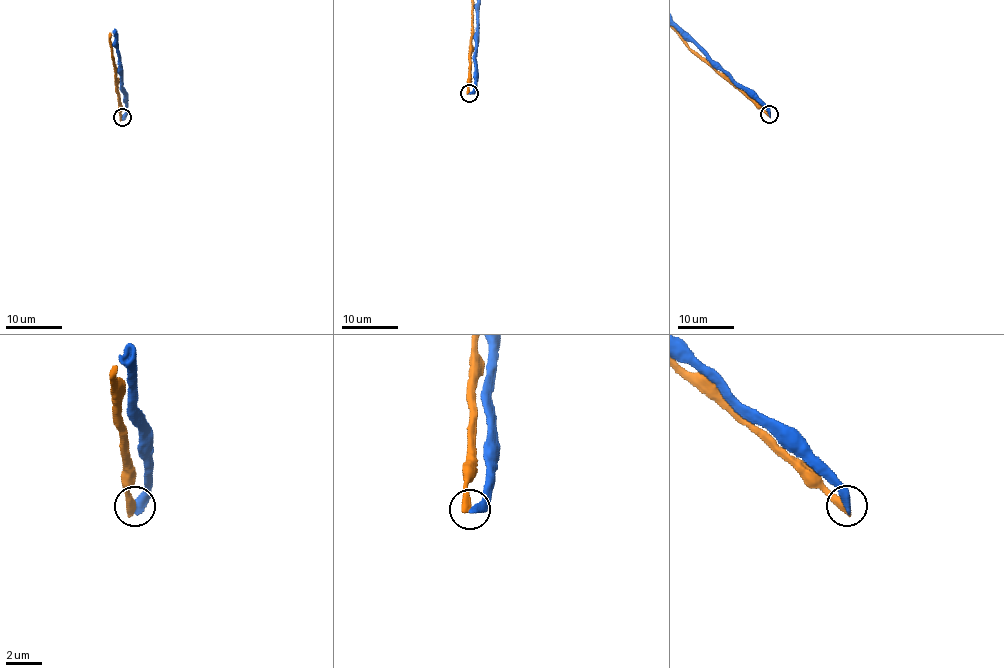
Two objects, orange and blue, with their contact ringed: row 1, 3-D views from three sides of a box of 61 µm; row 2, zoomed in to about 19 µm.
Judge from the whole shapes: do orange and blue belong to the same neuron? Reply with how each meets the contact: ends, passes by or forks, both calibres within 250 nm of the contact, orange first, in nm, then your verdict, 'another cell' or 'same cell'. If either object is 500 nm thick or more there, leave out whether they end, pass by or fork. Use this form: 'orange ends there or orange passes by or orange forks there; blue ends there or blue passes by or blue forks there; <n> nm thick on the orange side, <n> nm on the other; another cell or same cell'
500 nm thick on the orange side, 480 nm on the other; another cell

